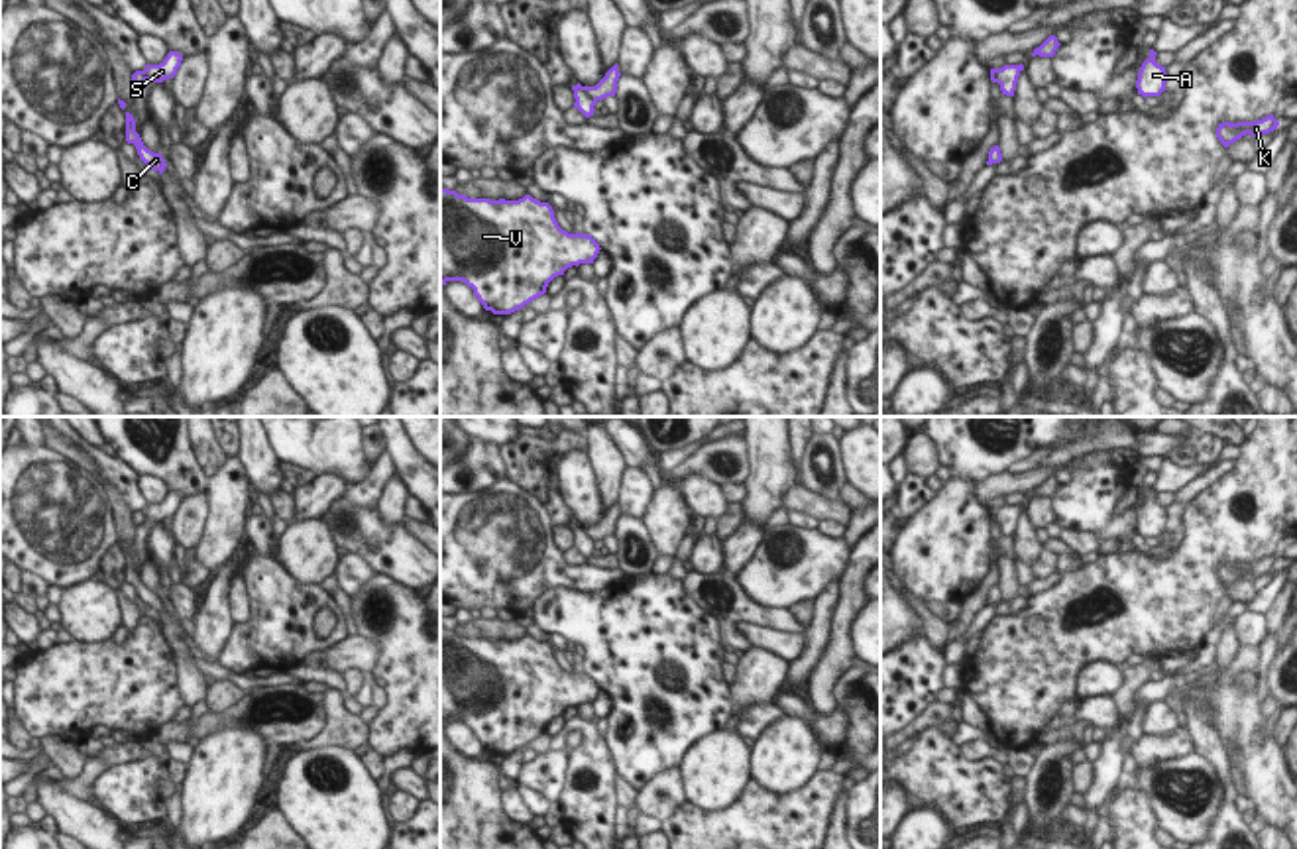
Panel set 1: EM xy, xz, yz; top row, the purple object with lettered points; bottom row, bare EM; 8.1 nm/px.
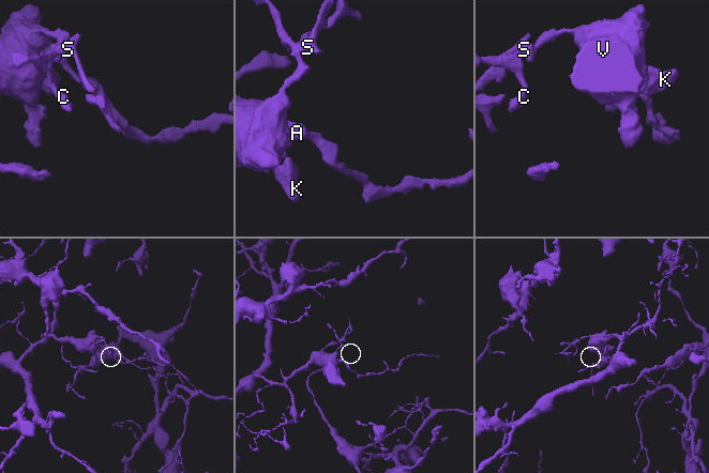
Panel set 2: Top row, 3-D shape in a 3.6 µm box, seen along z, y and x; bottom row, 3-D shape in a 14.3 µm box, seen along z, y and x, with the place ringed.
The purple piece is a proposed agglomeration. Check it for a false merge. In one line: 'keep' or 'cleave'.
cleave

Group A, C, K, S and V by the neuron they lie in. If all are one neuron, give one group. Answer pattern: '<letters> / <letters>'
A C K V / S

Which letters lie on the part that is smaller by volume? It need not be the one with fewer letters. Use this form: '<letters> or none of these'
S

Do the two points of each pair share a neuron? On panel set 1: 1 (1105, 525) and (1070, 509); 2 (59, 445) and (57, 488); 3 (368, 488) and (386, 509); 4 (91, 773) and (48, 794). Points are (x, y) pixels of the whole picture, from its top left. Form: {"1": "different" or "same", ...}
{"1": "same", "2": "different", "3": "different", "4": "different"}

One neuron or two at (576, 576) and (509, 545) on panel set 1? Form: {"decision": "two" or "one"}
{"decision": "one"}

